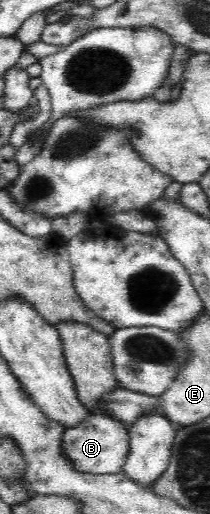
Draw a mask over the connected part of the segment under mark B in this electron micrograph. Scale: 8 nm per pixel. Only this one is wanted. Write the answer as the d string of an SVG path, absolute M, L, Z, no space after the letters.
M90 413L78 425L66 428L62 441L75 467L86 473L120 473L129 454L128 425L106 413Z

